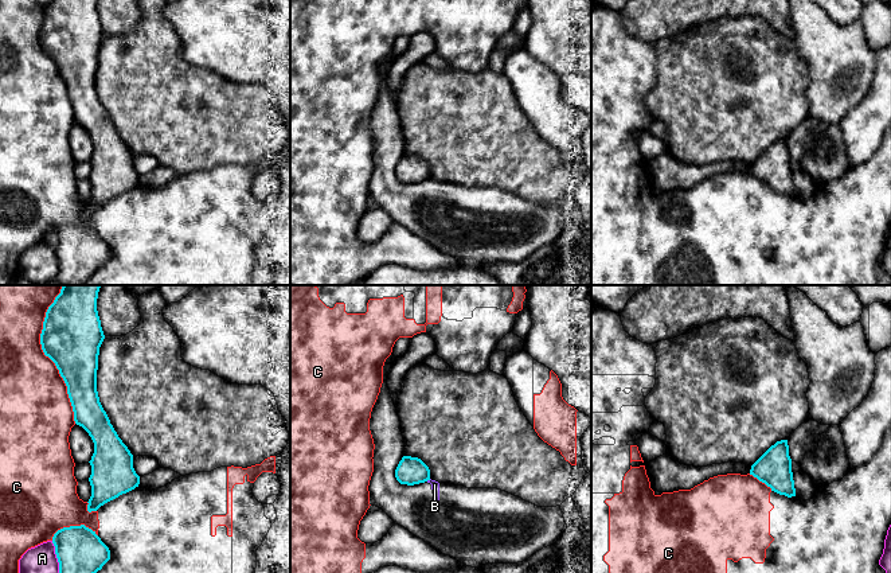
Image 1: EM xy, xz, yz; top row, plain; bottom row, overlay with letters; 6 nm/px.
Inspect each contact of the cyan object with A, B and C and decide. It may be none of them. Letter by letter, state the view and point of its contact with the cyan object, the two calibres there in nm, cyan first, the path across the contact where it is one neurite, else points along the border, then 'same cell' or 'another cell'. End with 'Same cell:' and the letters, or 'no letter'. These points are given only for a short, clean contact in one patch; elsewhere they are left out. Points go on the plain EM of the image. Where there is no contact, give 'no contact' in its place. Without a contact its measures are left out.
A: contact xy (58, 260); calibres 280 and 220 nm; another cell
B: contact xz (428, 178); calibres 170 and 50 nm; border xz (430, 178), (426, 179); another cell
C: contact xy (53, 59); calibres 360 and 400 nm; another cell
Same cell: no letter

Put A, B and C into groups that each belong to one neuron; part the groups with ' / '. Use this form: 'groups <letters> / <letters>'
groups A / B / C

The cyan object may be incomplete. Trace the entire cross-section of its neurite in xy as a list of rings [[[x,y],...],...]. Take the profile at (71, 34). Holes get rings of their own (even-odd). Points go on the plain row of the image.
[[[54,0],[43,20],[40,43],[67,85],[74,120],[94,141],[89,160],[91,195],[87,210],[126,192],[140,183],[133,153],[118,136],[97,90],[99,46],[105,38],[97,0]]]

